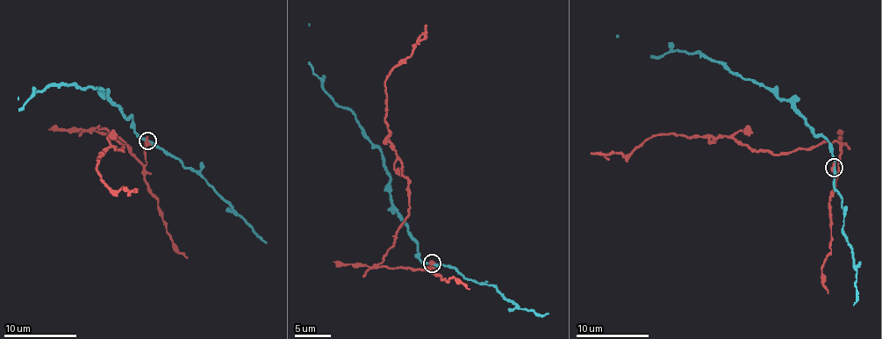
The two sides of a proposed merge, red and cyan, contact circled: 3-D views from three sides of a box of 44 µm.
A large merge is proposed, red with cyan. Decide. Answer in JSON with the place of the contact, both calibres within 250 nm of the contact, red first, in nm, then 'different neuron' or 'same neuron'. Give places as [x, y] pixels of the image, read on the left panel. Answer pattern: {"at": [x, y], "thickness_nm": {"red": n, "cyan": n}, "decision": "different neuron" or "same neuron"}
{"at": [147, 140], "thickness_nm": {"red": 400, "cyan": 240}, "decision": "different neuron"}

